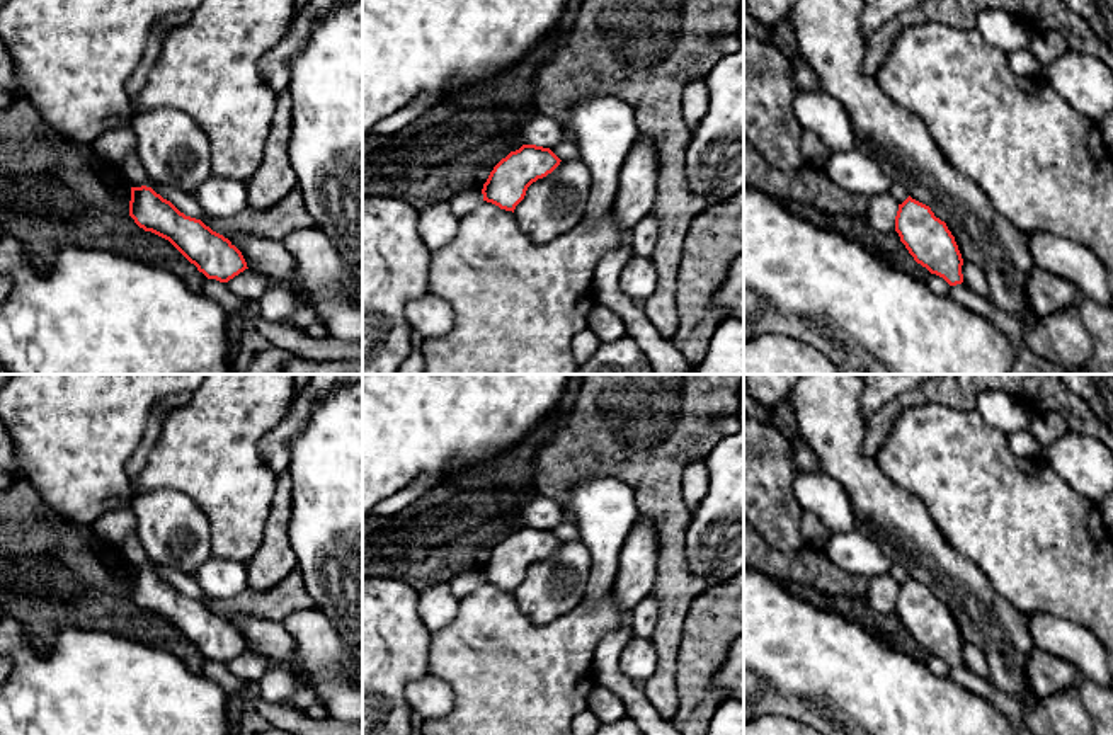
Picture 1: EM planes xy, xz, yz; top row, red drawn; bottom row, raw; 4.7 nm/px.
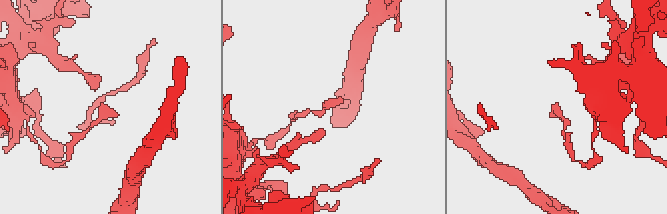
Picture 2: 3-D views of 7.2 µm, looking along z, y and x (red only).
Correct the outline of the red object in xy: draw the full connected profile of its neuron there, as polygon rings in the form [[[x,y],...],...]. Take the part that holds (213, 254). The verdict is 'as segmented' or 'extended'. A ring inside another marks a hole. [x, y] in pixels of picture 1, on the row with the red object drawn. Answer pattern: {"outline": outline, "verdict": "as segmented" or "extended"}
{"outline": [[[131,187],[129,216],[145,231],[168,240],[208,279],[228,282],[248,269],[228,238],[186,216],[151,187]]], "verdict": "as segmented"}

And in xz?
{"outline": [[[522,145],[494,167],[482,189],[483,201],[514,213],[528,187],[551,174],[560,162],[550,148]]], "verdict": "as segmented"}

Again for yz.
{"outline": [[[910,196],[899,204],[895,231],[917,264],[950,286],[963,282],[963,259],[946,223]]], "verdict": "as segmented"}

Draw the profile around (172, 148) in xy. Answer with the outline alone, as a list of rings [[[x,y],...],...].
[[[177,109],[134,114],[129,128],[138,140],[138,158],[150,179],[187,194],[211,175],[211,150],[199,124]]]

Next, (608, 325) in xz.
[[[596,301],[589,313],[589,330],[594,332],[601,342],[628,337],[623,318],[611,308]]]

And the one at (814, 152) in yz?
[[[812,131],[802,134],[802,158],[805,165],[824,167],[830,151],[822,145],[819,136]]]

